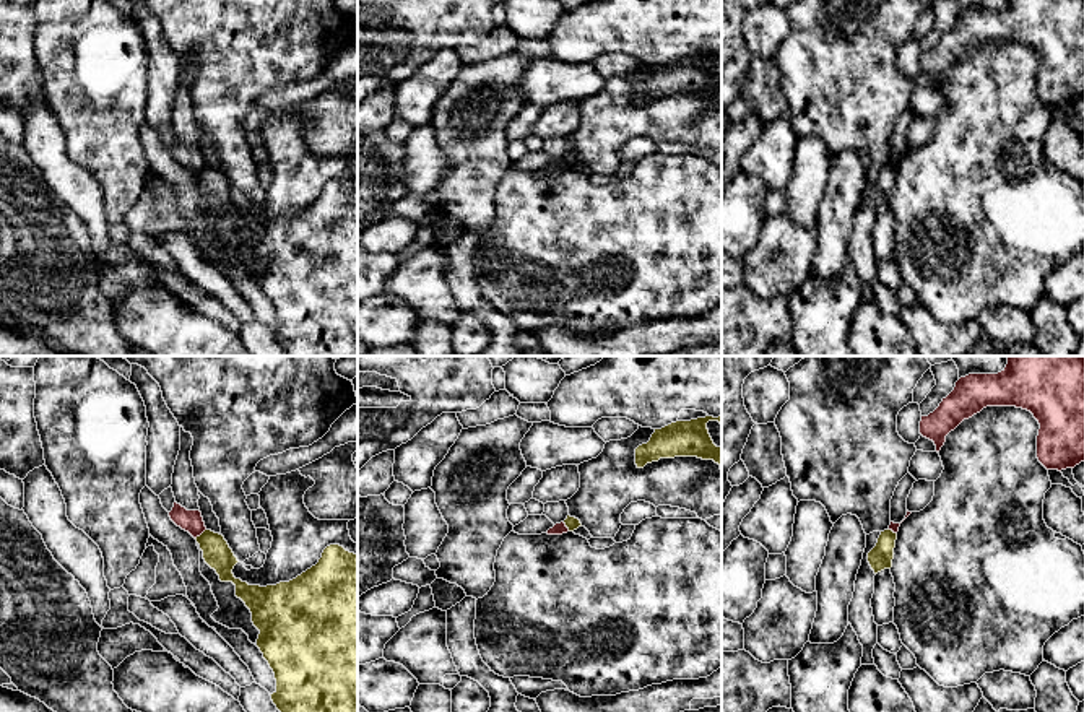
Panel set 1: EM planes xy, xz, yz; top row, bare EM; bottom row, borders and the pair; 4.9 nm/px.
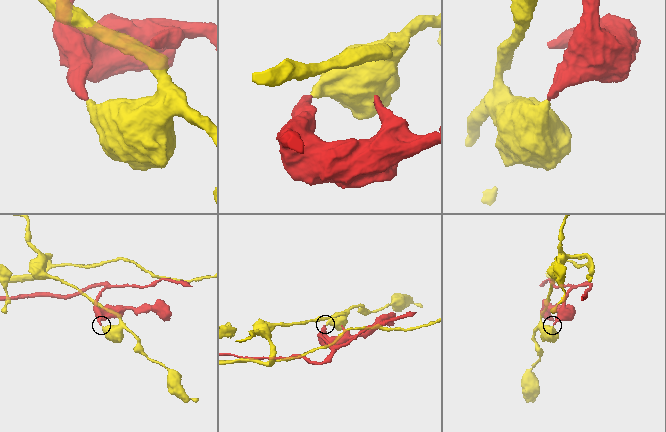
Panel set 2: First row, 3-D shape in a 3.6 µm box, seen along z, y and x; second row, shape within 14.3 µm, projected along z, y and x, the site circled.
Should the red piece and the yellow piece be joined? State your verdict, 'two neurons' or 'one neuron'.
two neurons

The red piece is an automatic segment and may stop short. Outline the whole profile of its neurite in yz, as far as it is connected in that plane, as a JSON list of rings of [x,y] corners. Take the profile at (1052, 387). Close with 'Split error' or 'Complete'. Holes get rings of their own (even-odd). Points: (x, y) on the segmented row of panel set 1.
[[[1008,356],[1006,367],[998,374],[969,374],[960,377],[939,406],[928,416],[921,416],[920,434],[933,441],[936,452],[939,452],[951,431],[986,406],[1016,406],[1034,415],[1040,424],[1037,458],[1047,470],[1061,471],[1084,462],[1084,356]]]. Complete

